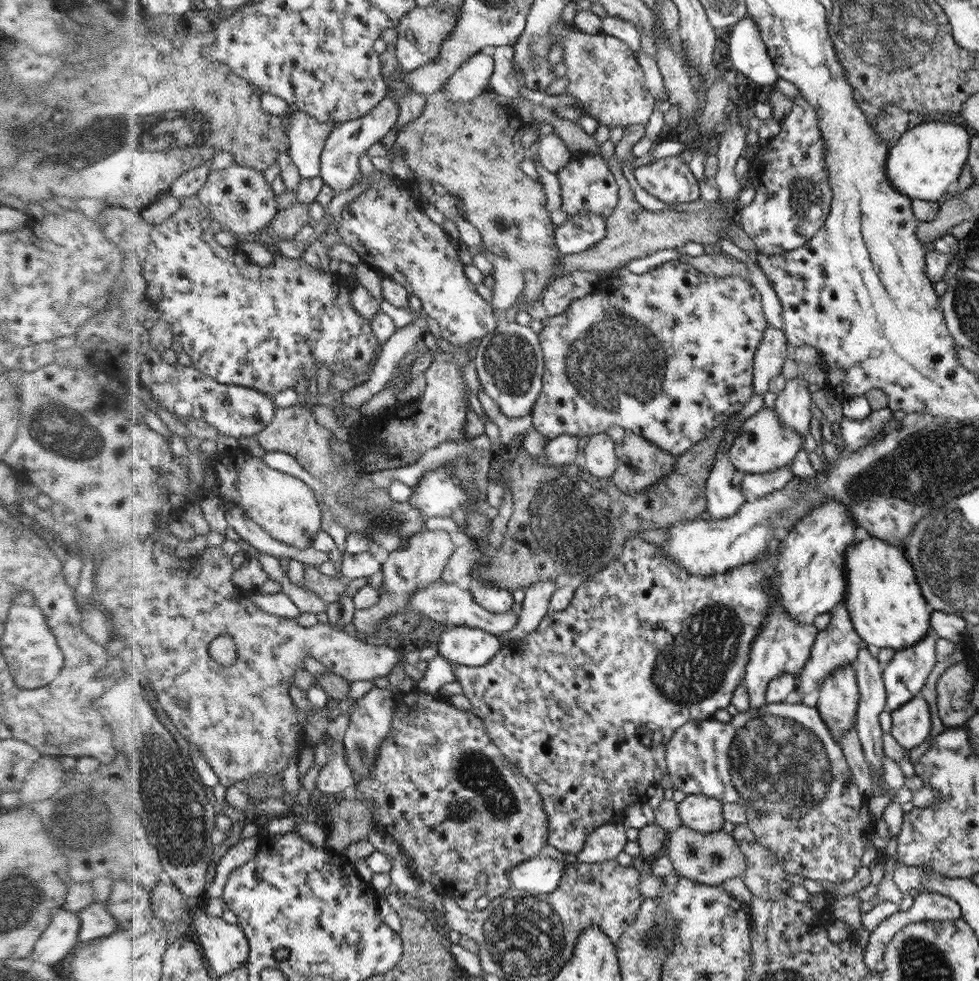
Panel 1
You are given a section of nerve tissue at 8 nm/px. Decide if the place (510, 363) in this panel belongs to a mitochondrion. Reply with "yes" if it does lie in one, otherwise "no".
yes

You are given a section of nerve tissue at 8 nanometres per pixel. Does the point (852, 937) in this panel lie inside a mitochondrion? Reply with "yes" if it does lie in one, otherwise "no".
no

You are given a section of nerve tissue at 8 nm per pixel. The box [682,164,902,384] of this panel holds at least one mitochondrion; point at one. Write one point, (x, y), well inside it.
(806, 196)

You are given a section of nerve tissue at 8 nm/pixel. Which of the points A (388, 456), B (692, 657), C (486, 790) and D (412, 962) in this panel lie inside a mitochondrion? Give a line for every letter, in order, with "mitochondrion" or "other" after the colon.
A: other
B: mitochondrion
C: mitochondrion
D: other

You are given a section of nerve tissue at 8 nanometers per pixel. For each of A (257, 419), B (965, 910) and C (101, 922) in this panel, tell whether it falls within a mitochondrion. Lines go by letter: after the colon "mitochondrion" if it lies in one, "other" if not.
A: other
B: other
C: other

